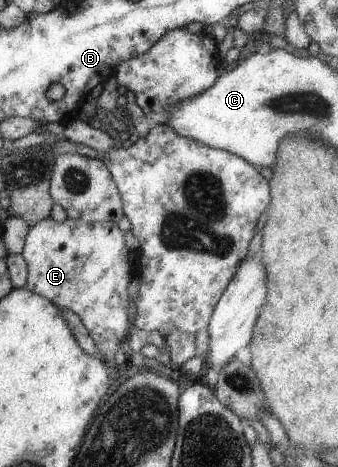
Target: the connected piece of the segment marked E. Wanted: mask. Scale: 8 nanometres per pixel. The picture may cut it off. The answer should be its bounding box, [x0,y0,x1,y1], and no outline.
[21,217,129,360]

